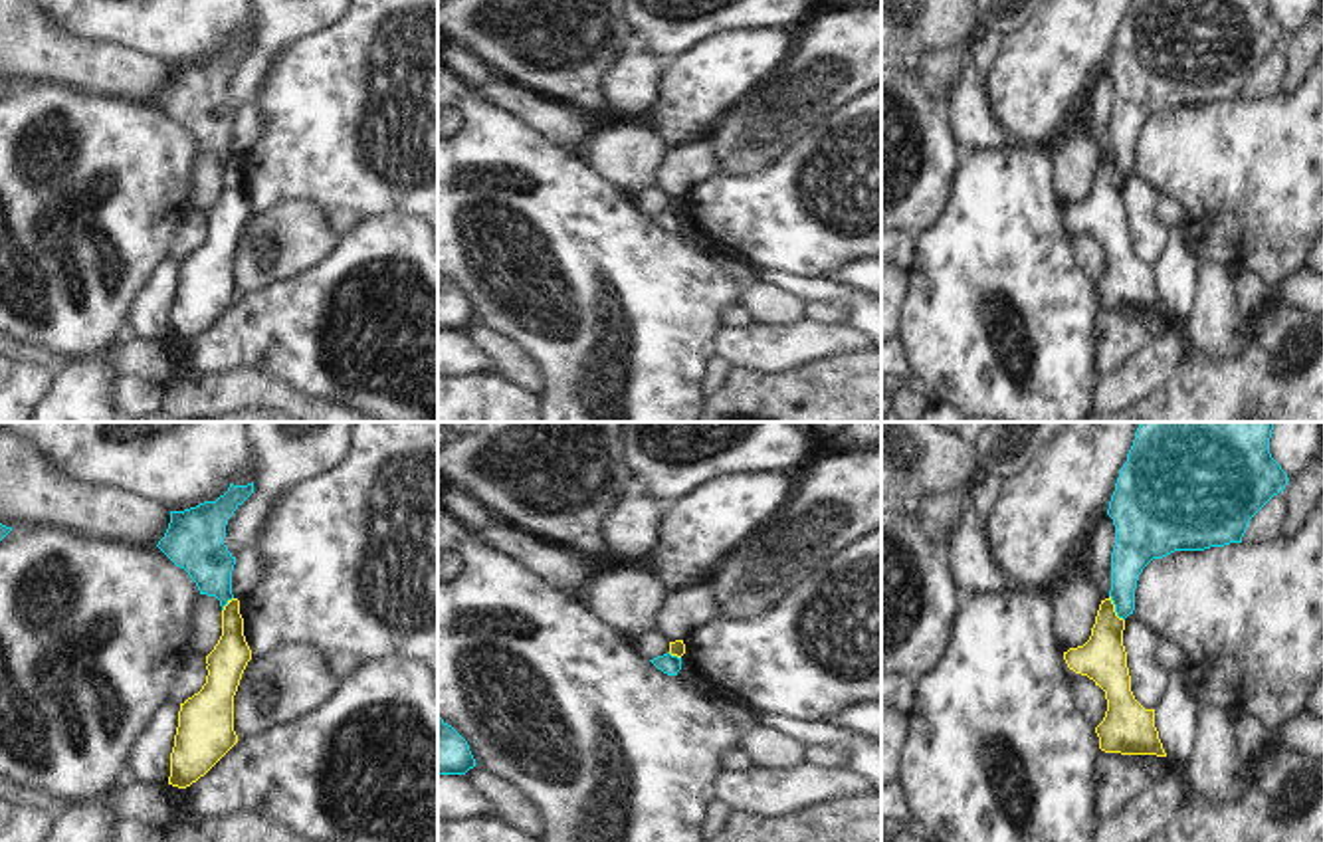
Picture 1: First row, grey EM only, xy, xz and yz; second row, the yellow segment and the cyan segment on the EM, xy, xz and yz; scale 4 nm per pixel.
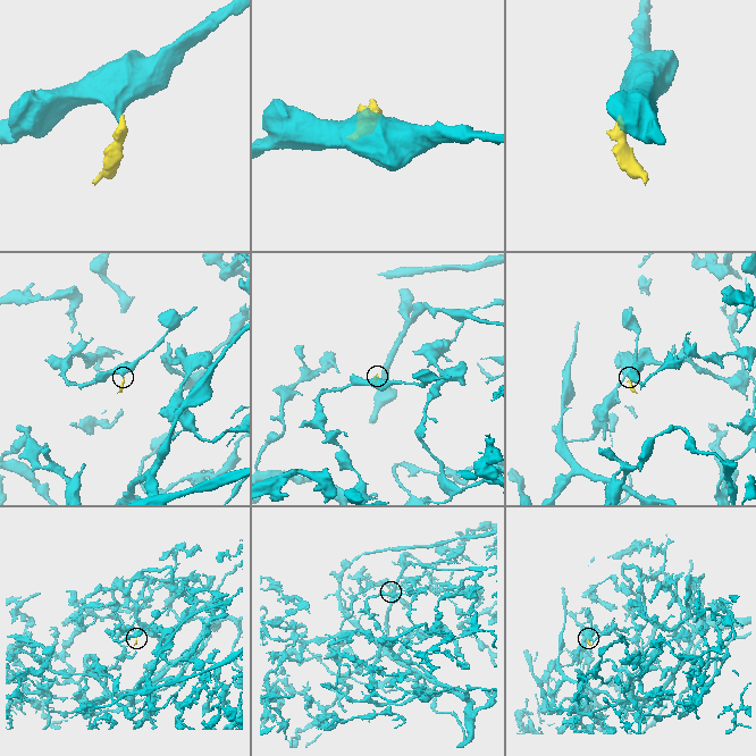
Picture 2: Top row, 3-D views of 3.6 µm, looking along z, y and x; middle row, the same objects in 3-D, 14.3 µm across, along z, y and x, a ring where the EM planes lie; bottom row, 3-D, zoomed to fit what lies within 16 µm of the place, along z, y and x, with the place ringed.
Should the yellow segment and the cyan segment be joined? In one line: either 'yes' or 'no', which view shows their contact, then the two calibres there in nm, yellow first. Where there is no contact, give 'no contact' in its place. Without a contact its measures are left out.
no; contact in yz; calibres 190 and 160 nm

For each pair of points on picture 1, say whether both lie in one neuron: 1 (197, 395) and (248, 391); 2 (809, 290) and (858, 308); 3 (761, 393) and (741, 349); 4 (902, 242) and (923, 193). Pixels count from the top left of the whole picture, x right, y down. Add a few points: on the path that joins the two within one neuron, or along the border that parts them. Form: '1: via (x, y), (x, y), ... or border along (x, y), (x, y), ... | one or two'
1: via (208, 395), (236, 391) | one
2: via (820, 290), (846, 300) | one
3: border along (733, 365), (757, 373), (785, 373), (797, 367) | two
4: border along (902, 230), (917, 238) | two

